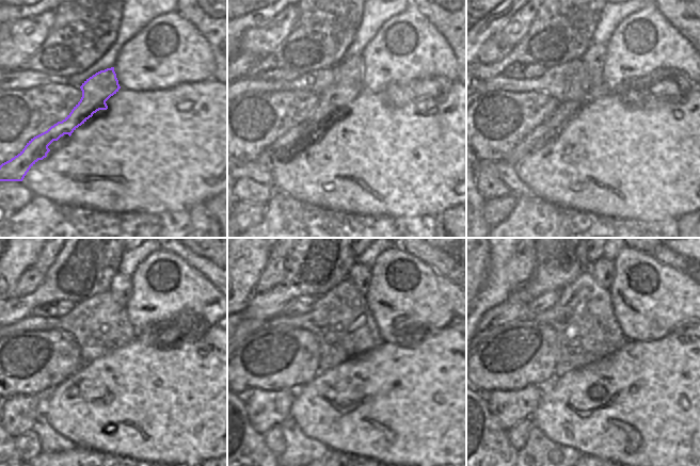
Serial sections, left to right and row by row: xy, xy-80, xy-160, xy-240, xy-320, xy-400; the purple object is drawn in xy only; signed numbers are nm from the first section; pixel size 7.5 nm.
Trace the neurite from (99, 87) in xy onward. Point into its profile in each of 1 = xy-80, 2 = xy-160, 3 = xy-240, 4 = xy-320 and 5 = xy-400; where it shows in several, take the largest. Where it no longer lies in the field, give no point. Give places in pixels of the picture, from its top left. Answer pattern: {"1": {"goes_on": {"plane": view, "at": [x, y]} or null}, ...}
{"1": {"goes_on": {"plane": "xy-80", "at": [334, 100]}}, "2": {"goes_on": {"plane": "xy-160", "at": [542, 134]}}, "3": {"goes_on": {"plane": "xy-240", "at": [121, 287]}}, "4": {"goes_on": {"plane": "xy-320", "at": [360, 274]}}, "5": {"goes_on": {"plane": "xy-400", "at": [603, 271]}}}

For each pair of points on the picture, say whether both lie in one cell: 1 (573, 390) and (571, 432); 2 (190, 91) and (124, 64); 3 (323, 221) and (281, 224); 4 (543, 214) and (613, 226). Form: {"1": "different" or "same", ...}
{"1": "same", "2": "different", "3": "same", "4": "same"}

